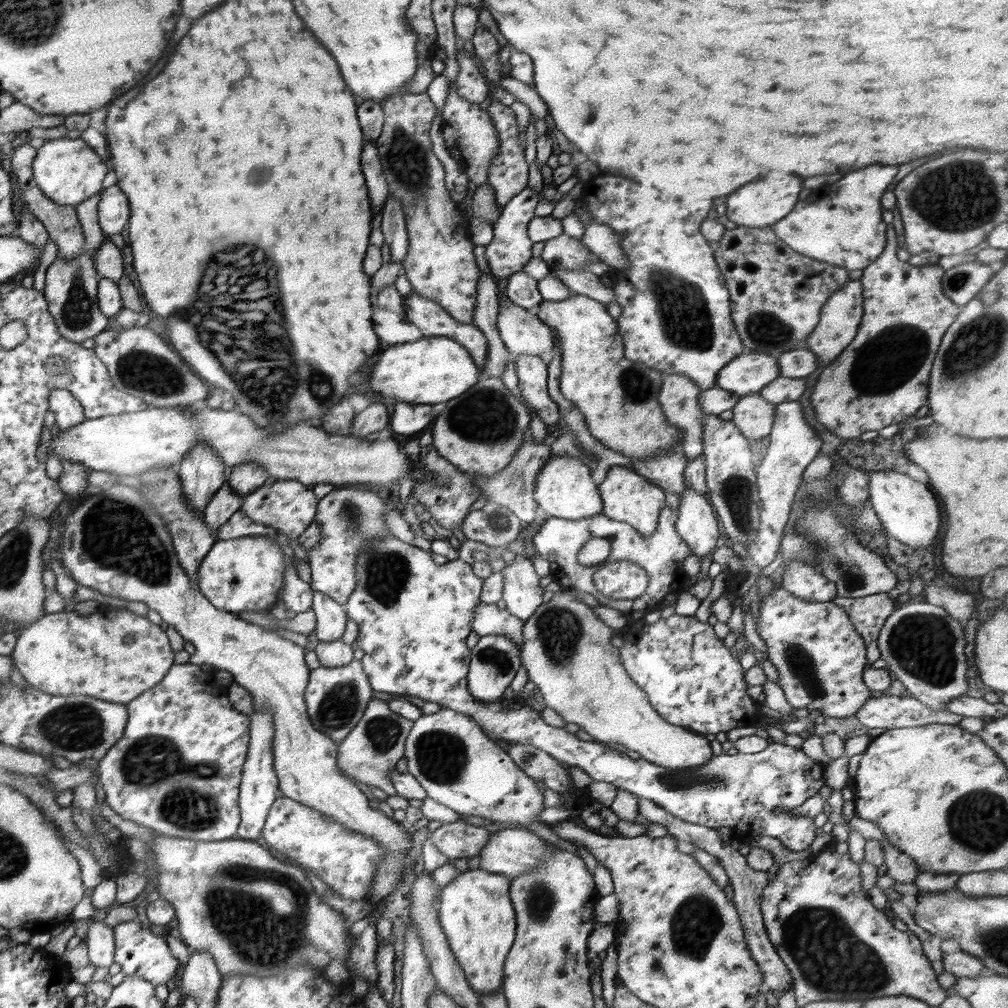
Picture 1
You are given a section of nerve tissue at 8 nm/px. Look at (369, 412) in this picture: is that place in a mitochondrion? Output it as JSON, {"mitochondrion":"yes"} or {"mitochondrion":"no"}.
{"mitochondrion":"no"}

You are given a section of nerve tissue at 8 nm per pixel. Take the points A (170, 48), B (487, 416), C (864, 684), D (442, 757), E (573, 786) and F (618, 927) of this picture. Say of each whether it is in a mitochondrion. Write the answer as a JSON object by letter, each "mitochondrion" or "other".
{"A":"other","B":"mitochondrion","C":"other","D":"mitochondrion","E":"other","F":"other"}

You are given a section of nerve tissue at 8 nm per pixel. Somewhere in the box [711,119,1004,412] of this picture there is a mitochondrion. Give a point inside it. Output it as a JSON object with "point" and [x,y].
{"point":[960,195]}

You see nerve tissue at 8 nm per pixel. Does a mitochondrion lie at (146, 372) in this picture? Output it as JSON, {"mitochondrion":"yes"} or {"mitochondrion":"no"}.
{"mitochondrion":"yes"}

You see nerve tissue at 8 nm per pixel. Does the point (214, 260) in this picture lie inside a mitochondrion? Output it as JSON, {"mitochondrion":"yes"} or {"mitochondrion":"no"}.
{"mitochondrion":"no"}

